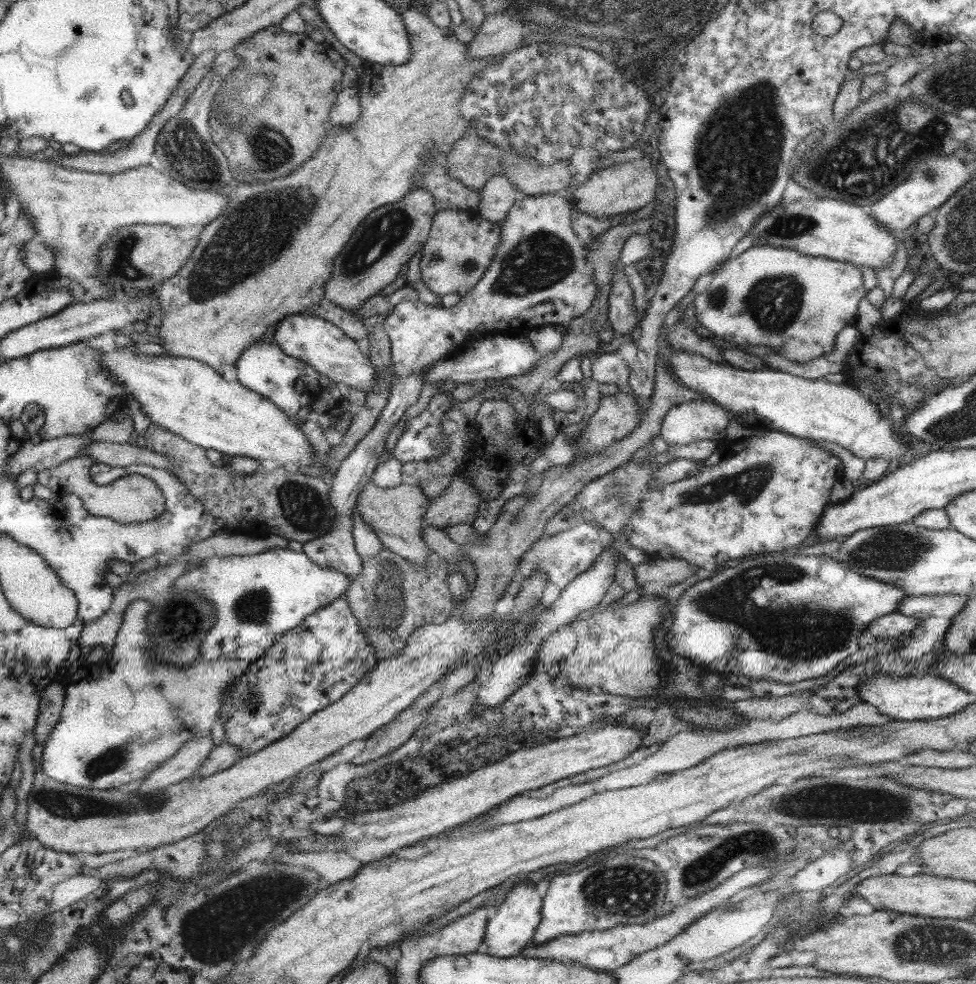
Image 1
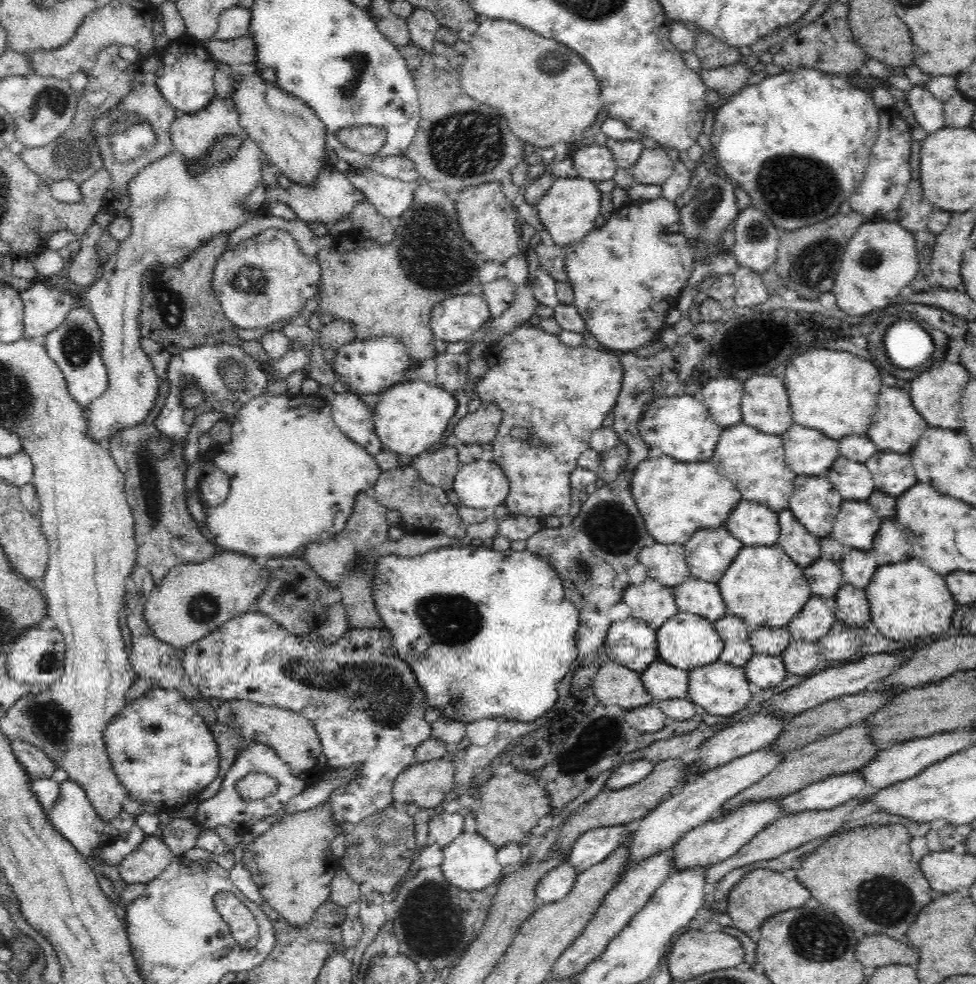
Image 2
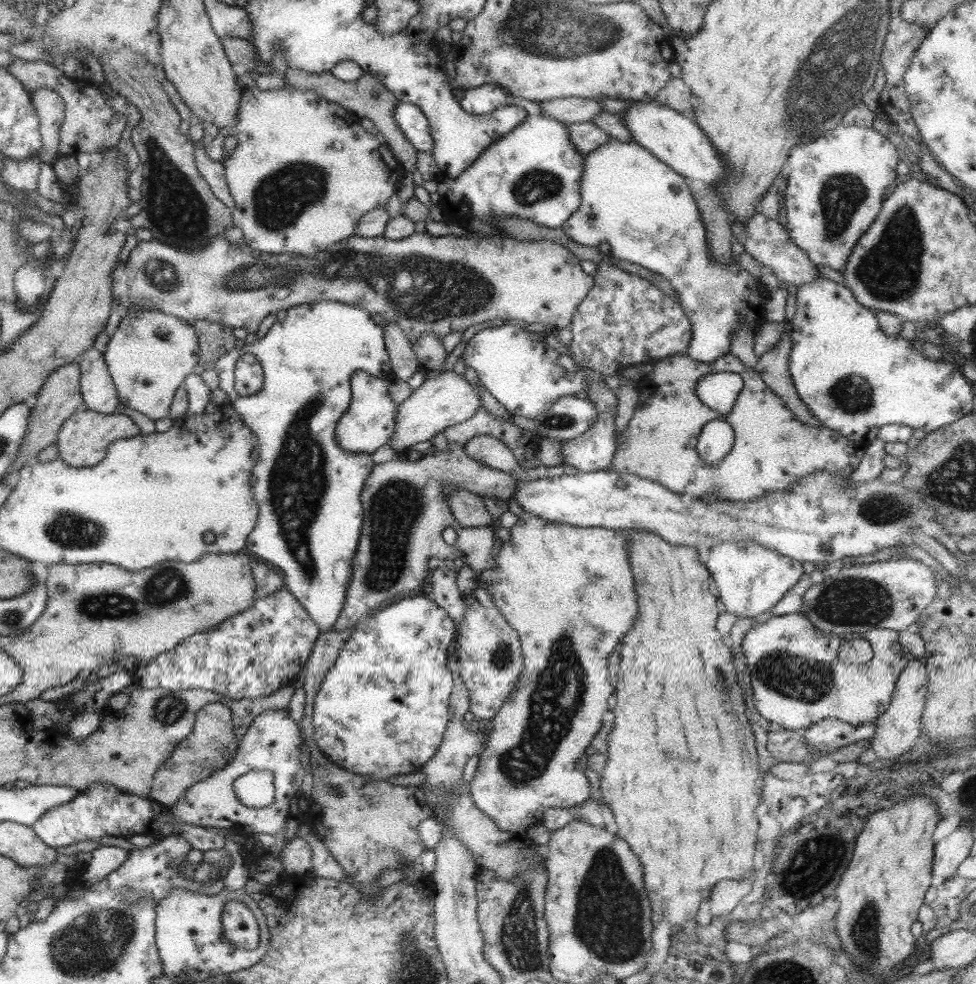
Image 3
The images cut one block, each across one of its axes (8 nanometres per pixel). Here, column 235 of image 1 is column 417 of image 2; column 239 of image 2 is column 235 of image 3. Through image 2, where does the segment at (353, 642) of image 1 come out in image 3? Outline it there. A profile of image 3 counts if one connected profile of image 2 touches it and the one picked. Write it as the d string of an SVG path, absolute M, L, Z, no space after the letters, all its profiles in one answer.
M286 585L275 594L257 599L250 609L236 613L210 630L184 638L170 652L160 653L151 658L138 674L138 682L127 688L128 692L142 688L162 688L166 690L210 690L228 698L240 700L265 697L276 690L293 684L302 674L304 665L314 648L320 628L300 605L300 602L287 590Z

